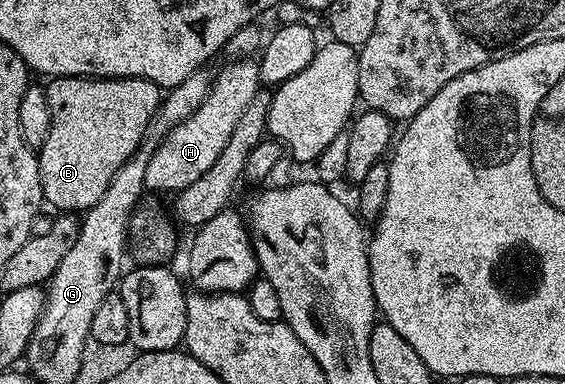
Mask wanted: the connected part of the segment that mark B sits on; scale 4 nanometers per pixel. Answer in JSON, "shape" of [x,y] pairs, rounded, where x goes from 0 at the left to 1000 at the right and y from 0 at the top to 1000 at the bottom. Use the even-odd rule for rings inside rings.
{"shape":[[[96,201],[83,214],[81,258],[88,268],[88,299],[92,302],[88,352],[81,352],[81,372],[67,391],[78,521],[87,536],[92,531],[99,549],[152,549],[161,534],[173,529],[173,518],[181,518],[181,497],[188,497],[188,487],[195,487],[195,466],[202,466],[209,435],[216,435],[216,424],[223,424],[237,404],[241,385],[260,357],[262,326],[269,318],[269,302],[276,297],[276,281],[281,279],[287,260],[287,234],[281,221],[250,201],[193,201],[189,206]]]}

